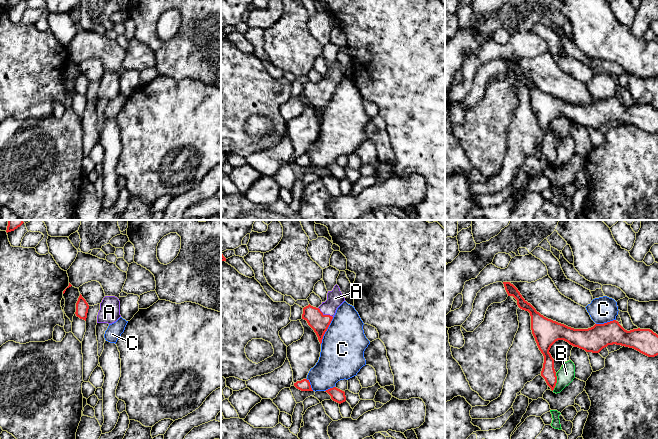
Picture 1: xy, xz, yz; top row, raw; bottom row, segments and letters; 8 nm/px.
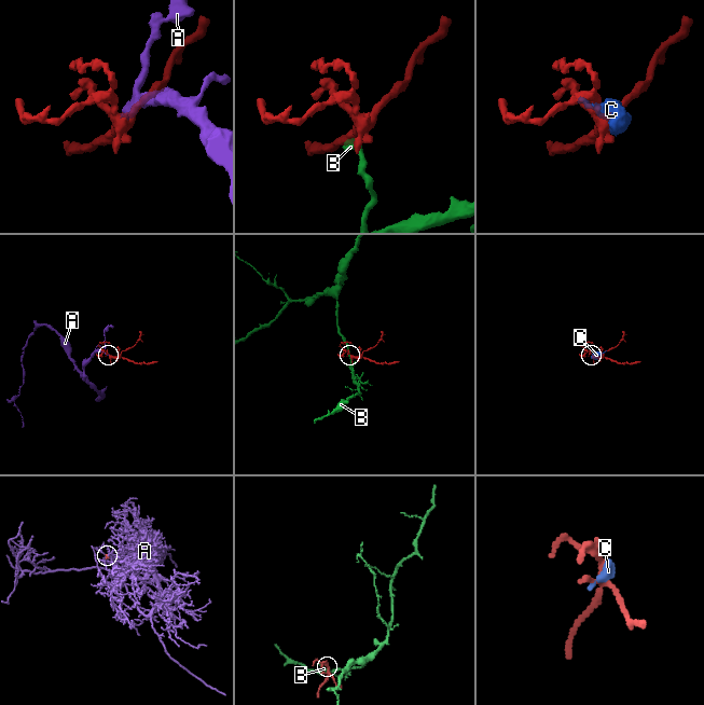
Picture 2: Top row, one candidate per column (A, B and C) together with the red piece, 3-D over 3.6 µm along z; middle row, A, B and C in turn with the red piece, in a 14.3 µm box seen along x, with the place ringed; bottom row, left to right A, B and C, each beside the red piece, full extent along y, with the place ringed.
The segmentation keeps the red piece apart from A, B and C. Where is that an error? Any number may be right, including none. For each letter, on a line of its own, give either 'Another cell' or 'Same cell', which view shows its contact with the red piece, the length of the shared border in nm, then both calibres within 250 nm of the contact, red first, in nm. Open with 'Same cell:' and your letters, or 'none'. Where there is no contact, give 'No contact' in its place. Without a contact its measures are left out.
Same cell: A
A: Same cell. Touches red in xz. Shared border 150 nm. Thickness 150 nm (red) against 130 nm
B: Another cell. Touches red in yz. Shared border 150 nm. Thickness 110 nm (red) against 140 nm
C: Another cell. Touches red in xz. Shared border 240 nm. Thickness 150 nm (red) against 360 nm

